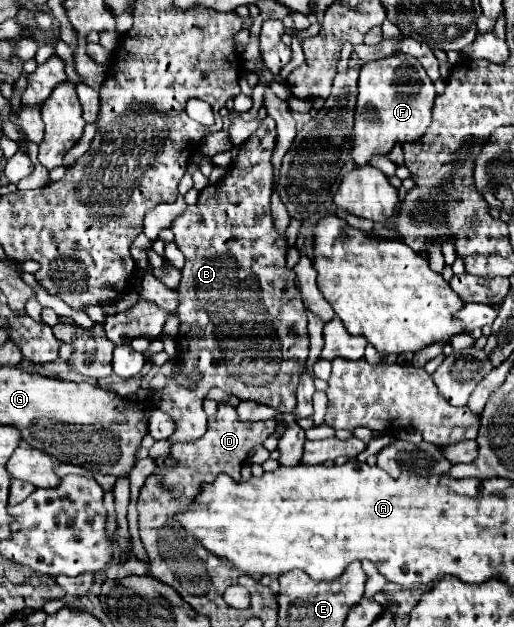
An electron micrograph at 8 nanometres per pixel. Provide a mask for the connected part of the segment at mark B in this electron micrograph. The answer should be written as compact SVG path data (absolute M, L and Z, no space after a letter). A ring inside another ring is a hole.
M251 156L243 162L239 158L237 164L231 166L227 176L219 180L217 184L207 186L201 190L197 204L187 206L187 210L173 220L171 230L175 234L175 244L185 256L185 266L181 268L181 282L173 290L179 298L179 306L175 312L165 312L163 308L155 306L149 300L139 298L135 306L131 306L127 312L117 312L113 316L107 316L105 320L105 336L115 344L129 344L133 338L143 336L143 338L157 338L161 334L161 328L165 320L175 314L181 324L179 324L179 334L177 334L177 344L179 344L179 366L183 374L191 378L193 370L201 372L201 380L197 382L197 388L185 388L177 384L175 380L169 380L167 386L163 388L163 396L157 402L159 410L167 412L175 420L175 434L169 438L171 442L195 442L199 436L205 432L205 412L203 412L203 398L205 394L213 388L219 386L221 390L237 396L239 400L255 400L261 404L267 404L275 408L277 412L293 412L295 410L295 388L299 382L299 372L303 372L303 360L307 360L309 352L309 336L307 336L307 310L303 308L297 284L295 284L295 272L287 268L285 264L285 254L287 254L287 236L279 234L273 216L271 216L271 186L273 186L273 168L271 168L271 156ZM255 298L255 302L263 304L263 310L267 310L269 320L273 322L273 334L281 336L281 352L275 352L275 356L261 356L259 360L259 350L233 350L237 346L233 344L215 344L215 330L219 330L219 324L225 324L223 318L217 312L219 302L235 302L235 308L247 308L247 302ZM233 356L239 356L239 368L243 372L249 372L249 376L233 376L231 368L233 366Z

